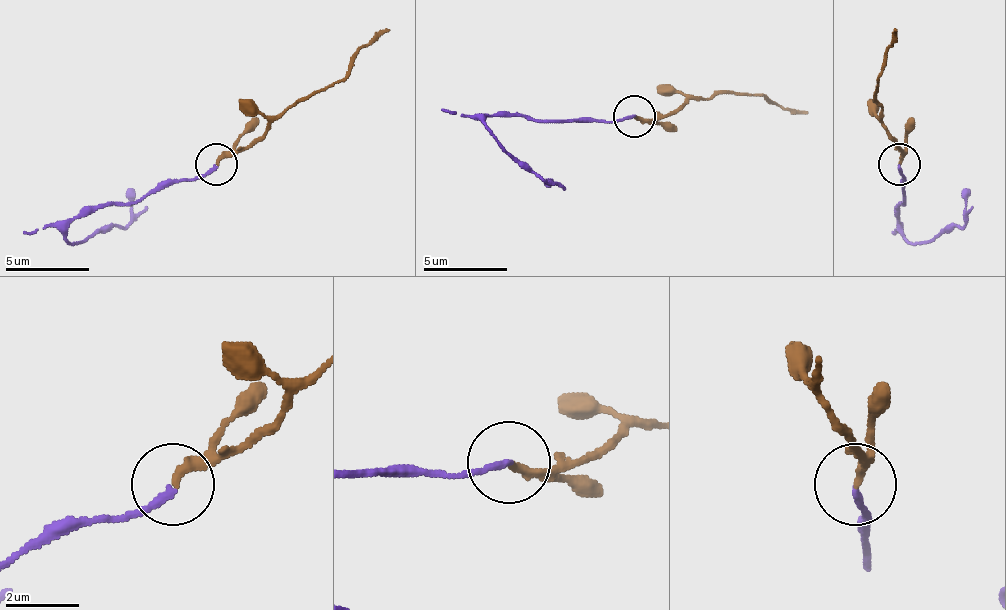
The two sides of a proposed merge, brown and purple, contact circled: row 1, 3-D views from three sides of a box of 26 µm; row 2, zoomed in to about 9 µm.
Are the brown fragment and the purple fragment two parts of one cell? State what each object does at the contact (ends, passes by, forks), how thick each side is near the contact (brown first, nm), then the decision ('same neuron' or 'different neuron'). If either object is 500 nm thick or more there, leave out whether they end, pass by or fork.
brown ends there; purple ends there; 240 nm thick on the brown side, 190 nm on the other; same neuron

